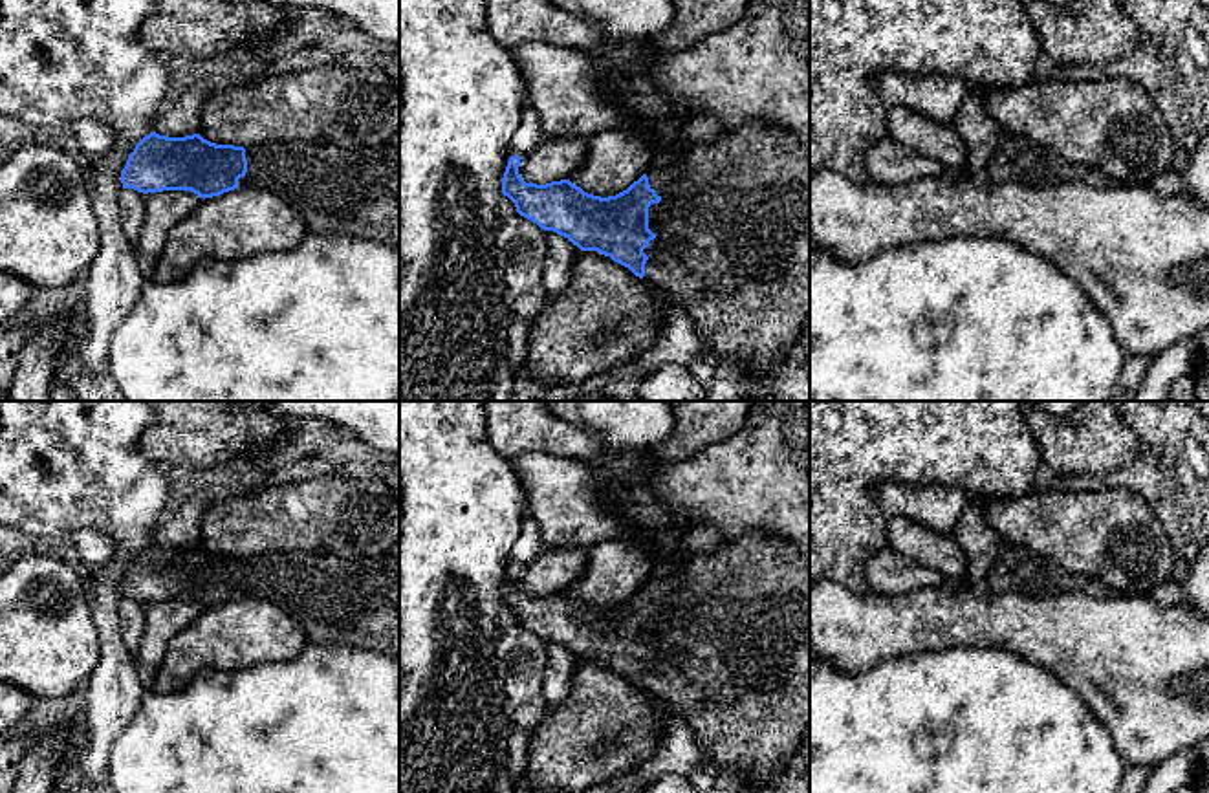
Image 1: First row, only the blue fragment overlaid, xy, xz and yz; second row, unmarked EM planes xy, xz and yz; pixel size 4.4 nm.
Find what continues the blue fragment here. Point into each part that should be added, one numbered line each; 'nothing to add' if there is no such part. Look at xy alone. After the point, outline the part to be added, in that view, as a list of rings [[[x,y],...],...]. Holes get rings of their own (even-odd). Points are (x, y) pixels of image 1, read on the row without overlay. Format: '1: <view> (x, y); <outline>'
1: xy (356, 603); [[[271,551],[245,557],[247,582],[238,599],[260,597],[286,610],[313,645],[346,645],[399,659],[399,555],[346,560],[328,553]]]

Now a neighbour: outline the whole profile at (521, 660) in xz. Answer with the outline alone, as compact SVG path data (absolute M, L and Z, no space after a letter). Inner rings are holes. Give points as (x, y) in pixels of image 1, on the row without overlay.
M515 623L498 634L495 643L495 676L513 705L540 701L546 665L544 639L531 630Z

